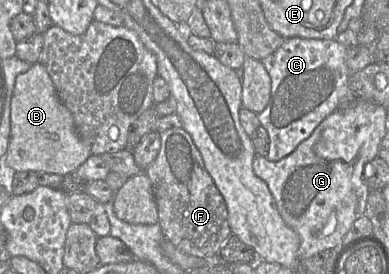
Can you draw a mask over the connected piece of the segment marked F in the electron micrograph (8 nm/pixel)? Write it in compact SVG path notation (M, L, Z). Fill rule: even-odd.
M180 128L160 133L161 147L145 173L151 181L158 210L158 224L166 239L182 252L215 258L232 234L225 200L207 172L190 134Z

